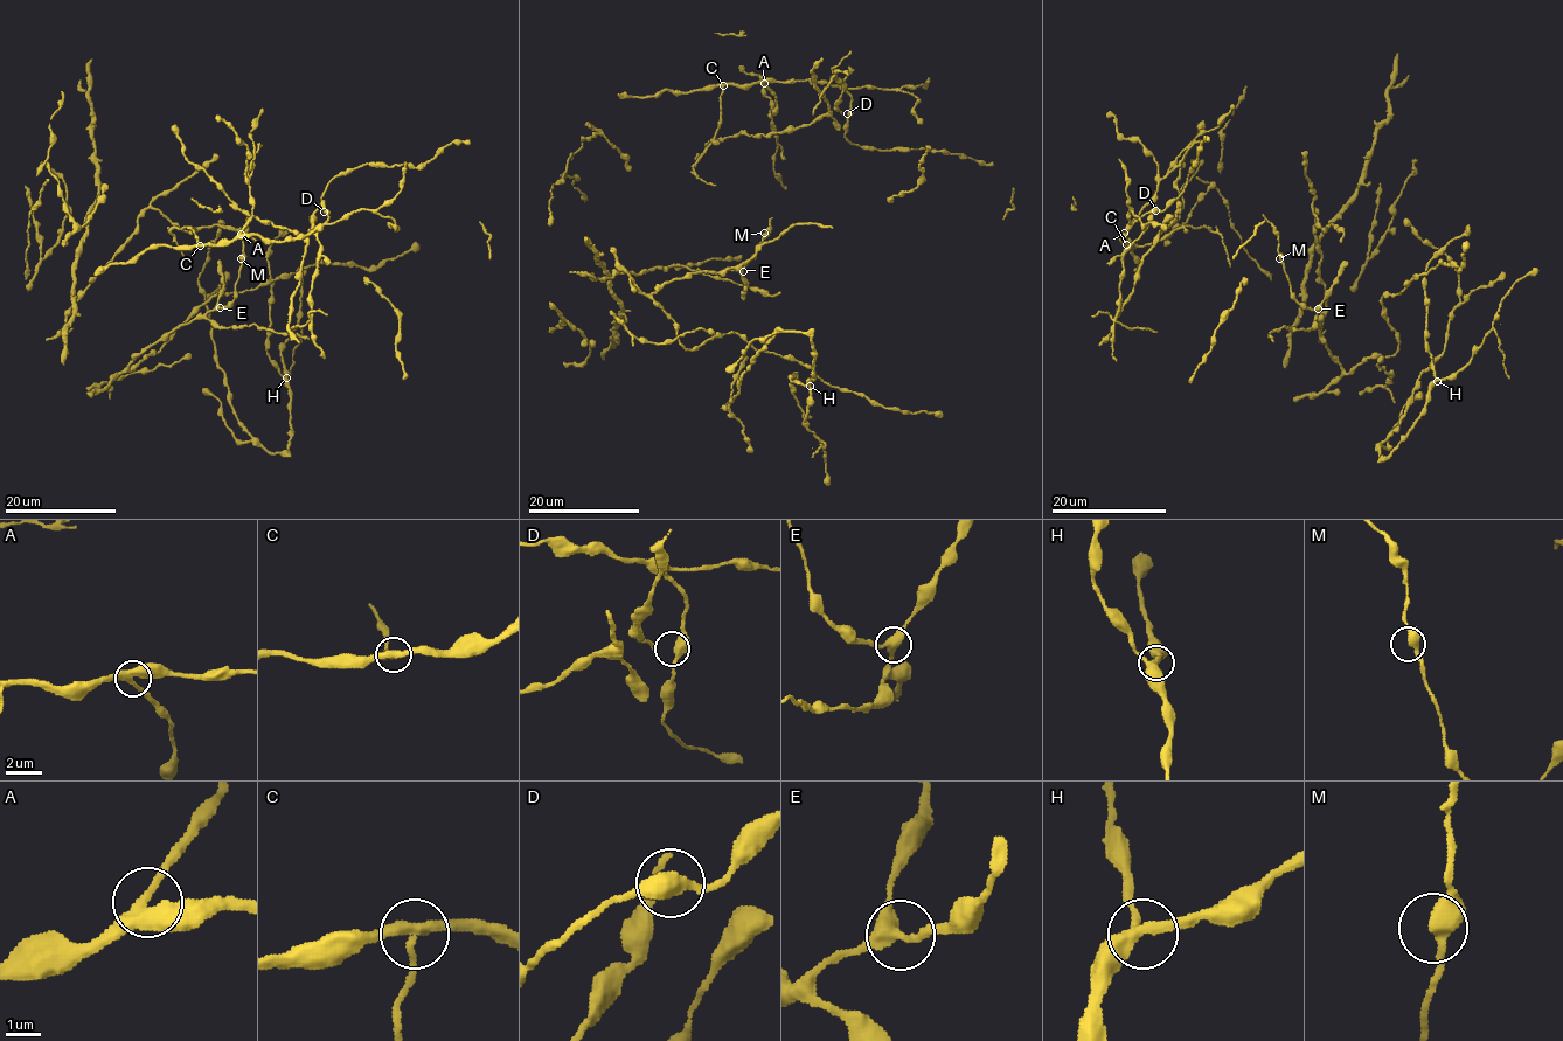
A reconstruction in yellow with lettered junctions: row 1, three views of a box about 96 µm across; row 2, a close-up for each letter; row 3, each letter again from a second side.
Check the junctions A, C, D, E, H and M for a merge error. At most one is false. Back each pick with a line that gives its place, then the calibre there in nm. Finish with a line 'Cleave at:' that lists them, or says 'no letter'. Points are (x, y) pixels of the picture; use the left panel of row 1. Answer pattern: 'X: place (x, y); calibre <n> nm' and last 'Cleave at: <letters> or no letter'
C: place (200, 245); calibre 280 nm
Cleave at: C

